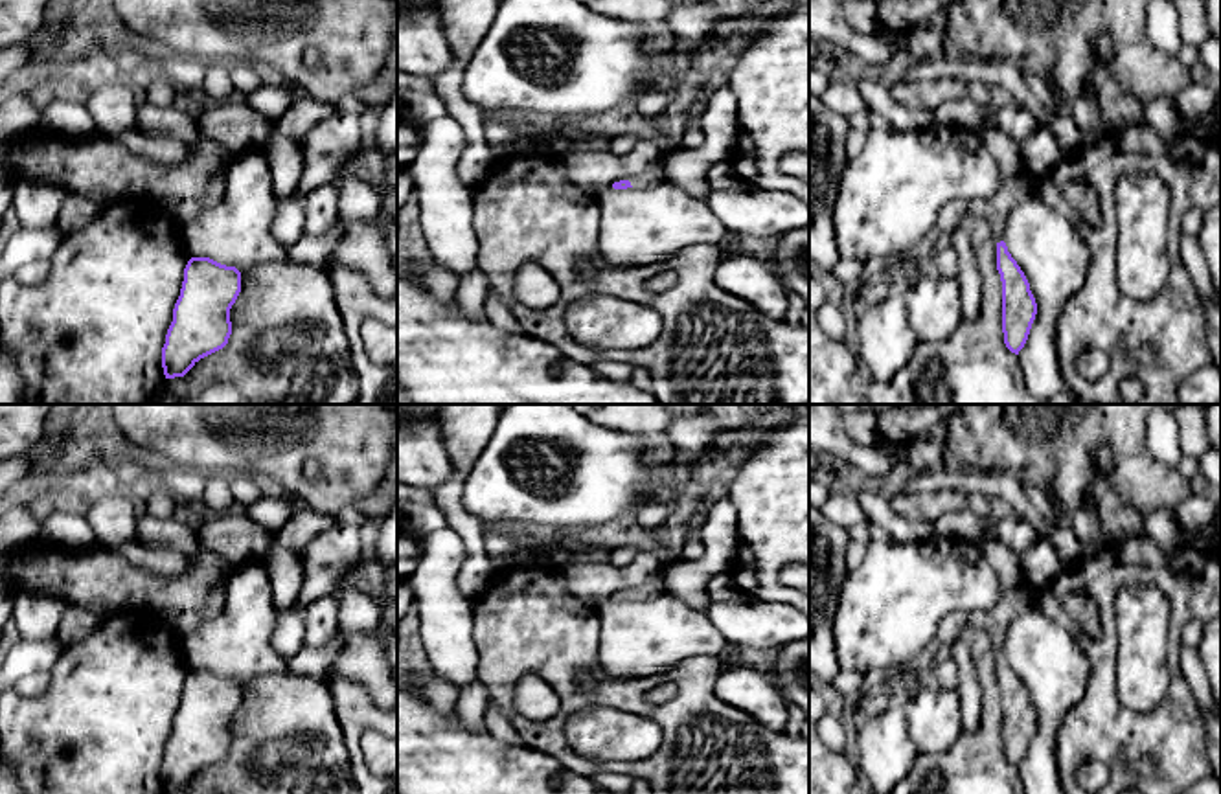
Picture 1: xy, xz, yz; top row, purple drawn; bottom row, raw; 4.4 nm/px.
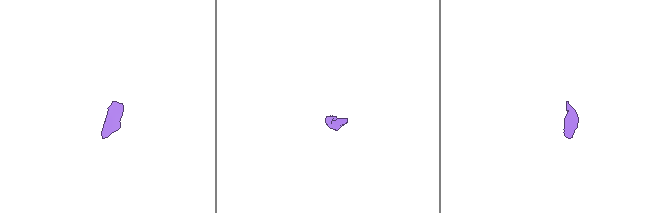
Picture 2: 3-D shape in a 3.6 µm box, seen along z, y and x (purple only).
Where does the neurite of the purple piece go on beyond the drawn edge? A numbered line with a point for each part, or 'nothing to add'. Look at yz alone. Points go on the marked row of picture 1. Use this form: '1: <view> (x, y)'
1: yz (1014, 186)

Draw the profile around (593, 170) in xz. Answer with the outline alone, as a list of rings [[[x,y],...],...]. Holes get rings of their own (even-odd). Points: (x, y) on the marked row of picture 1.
[[[638,138],[629,153],[610,149],[585,149],[557,154],[566,178],[590,197],[614,182],[631,180],[656,167],[662,158],[660,140]]]

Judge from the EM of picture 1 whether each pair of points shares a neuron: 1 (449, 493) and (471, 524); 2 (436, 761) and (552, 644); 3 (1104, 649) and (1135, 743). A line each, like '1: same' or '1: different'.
1: same
2: different
3: same

